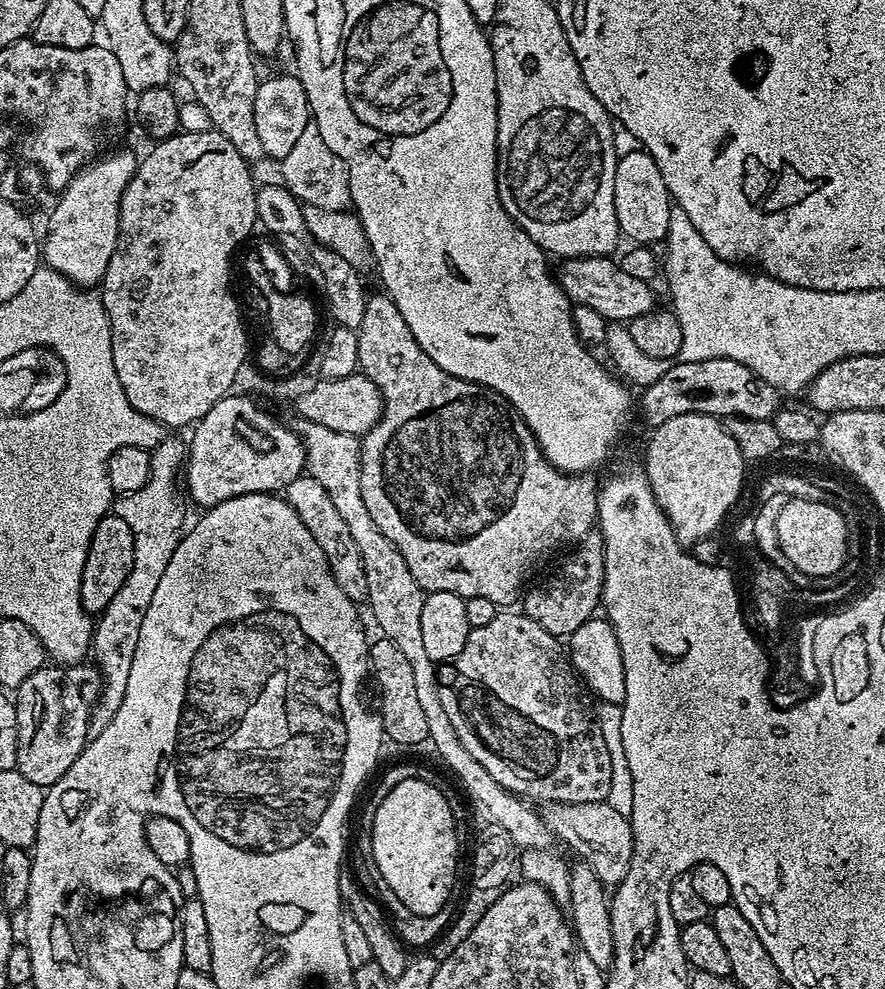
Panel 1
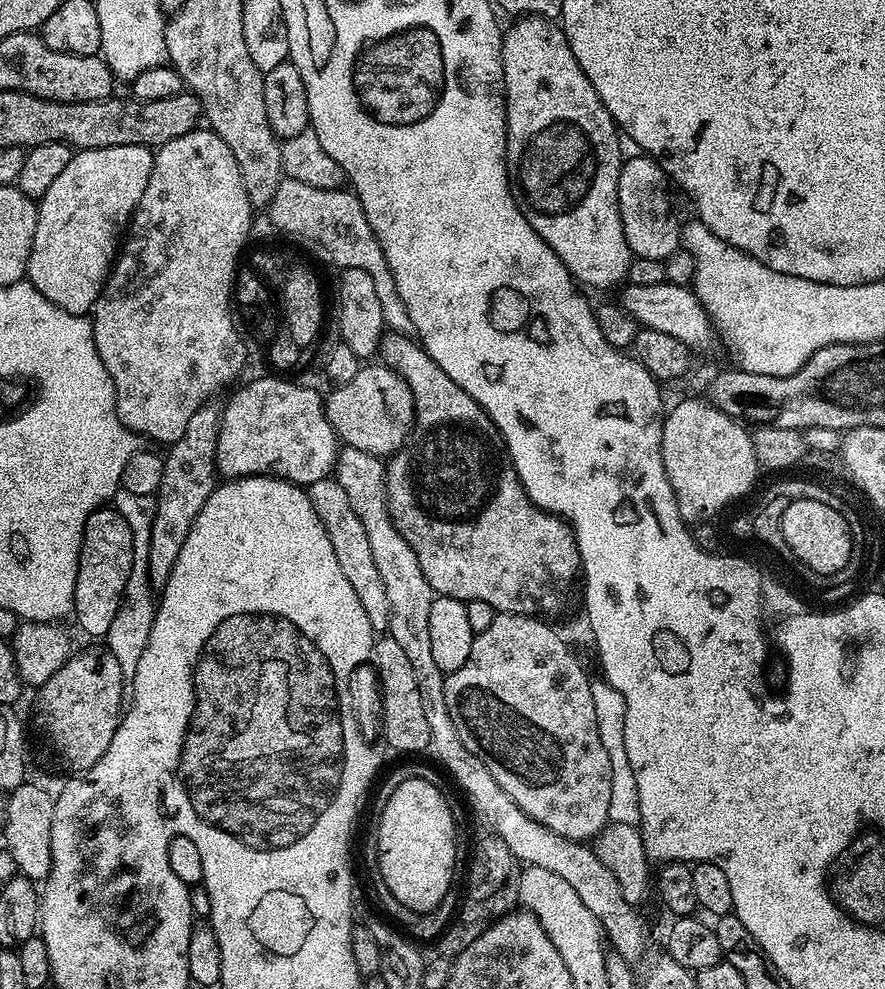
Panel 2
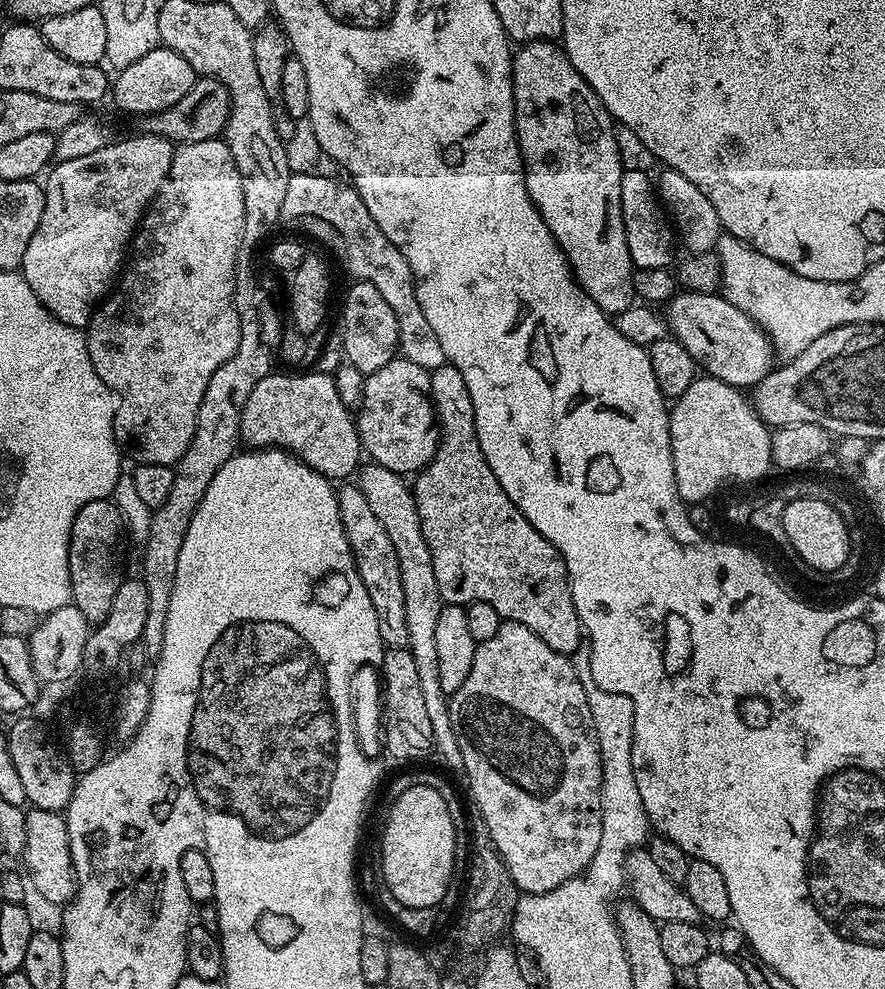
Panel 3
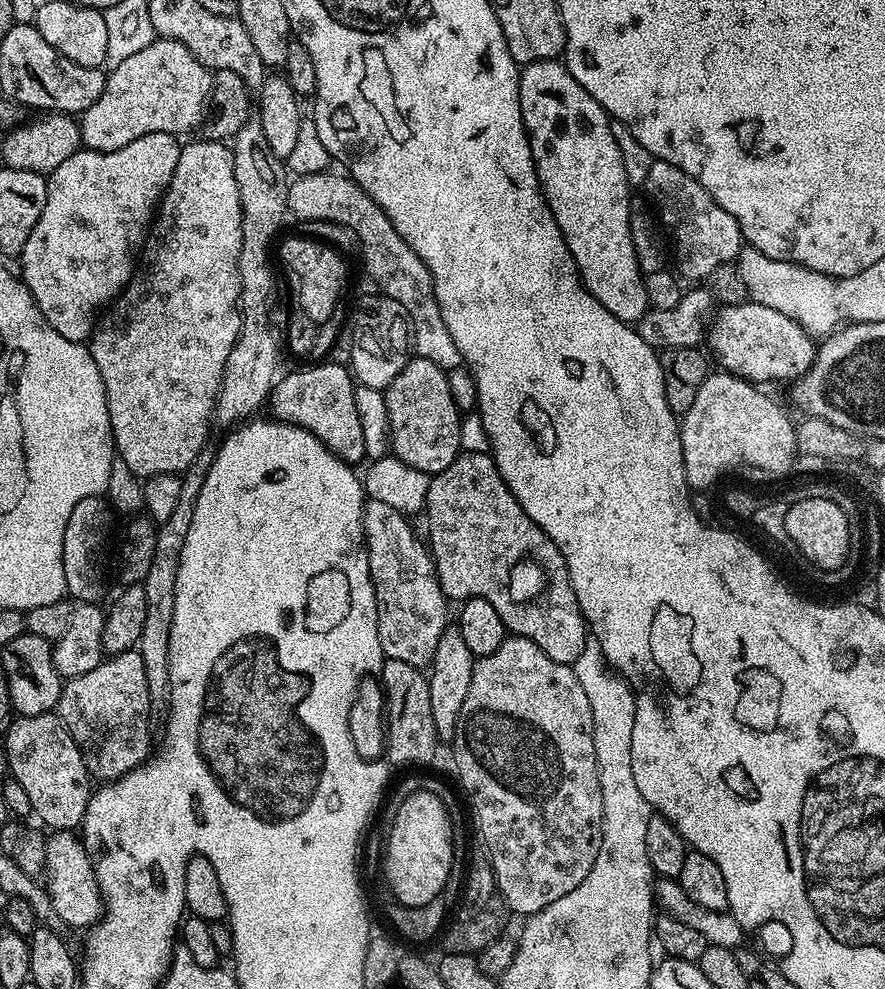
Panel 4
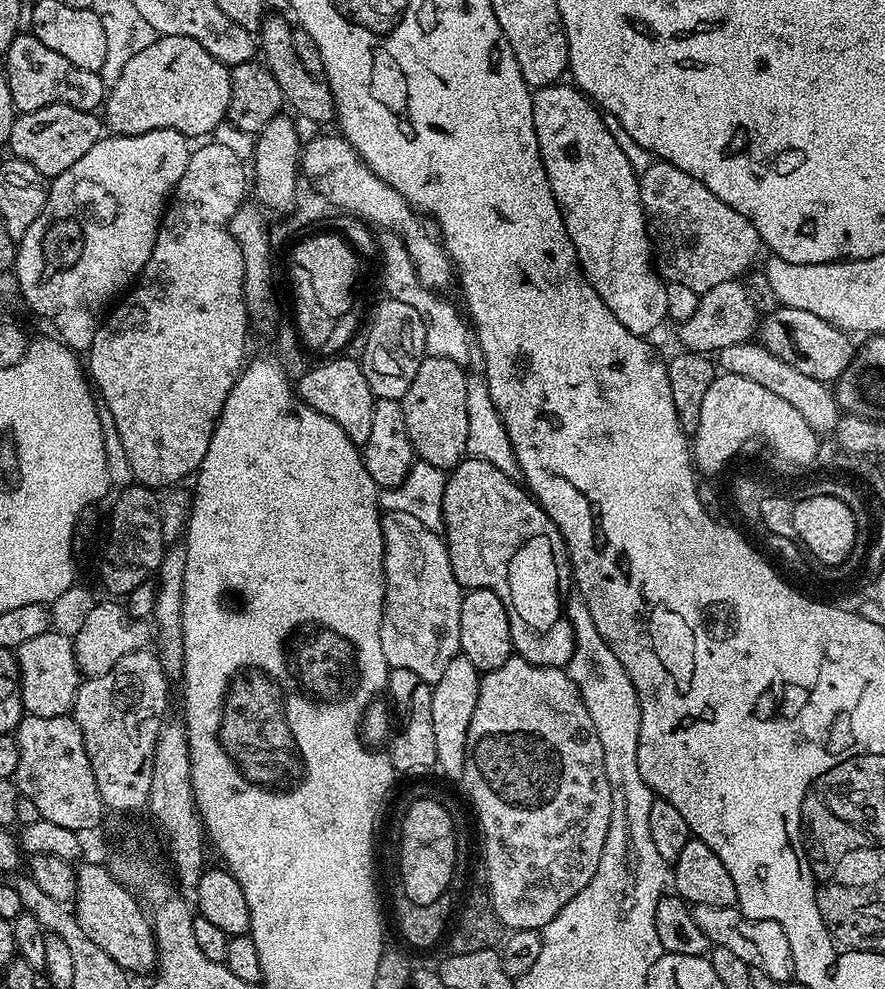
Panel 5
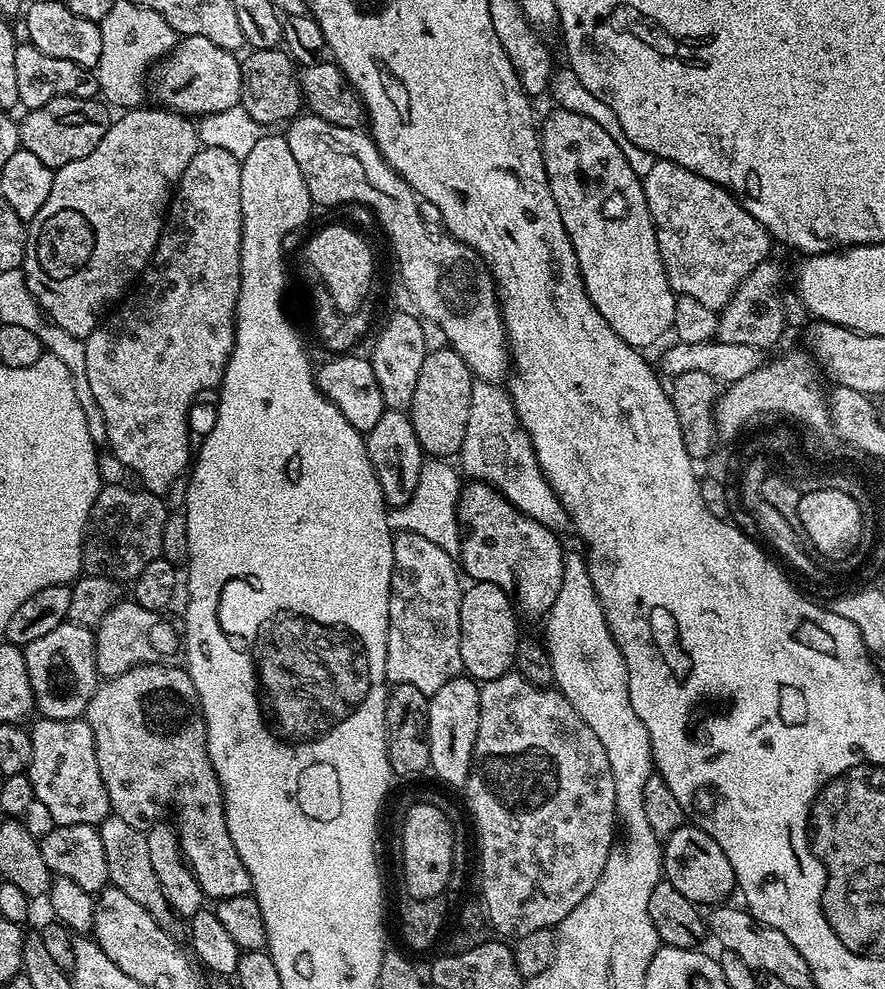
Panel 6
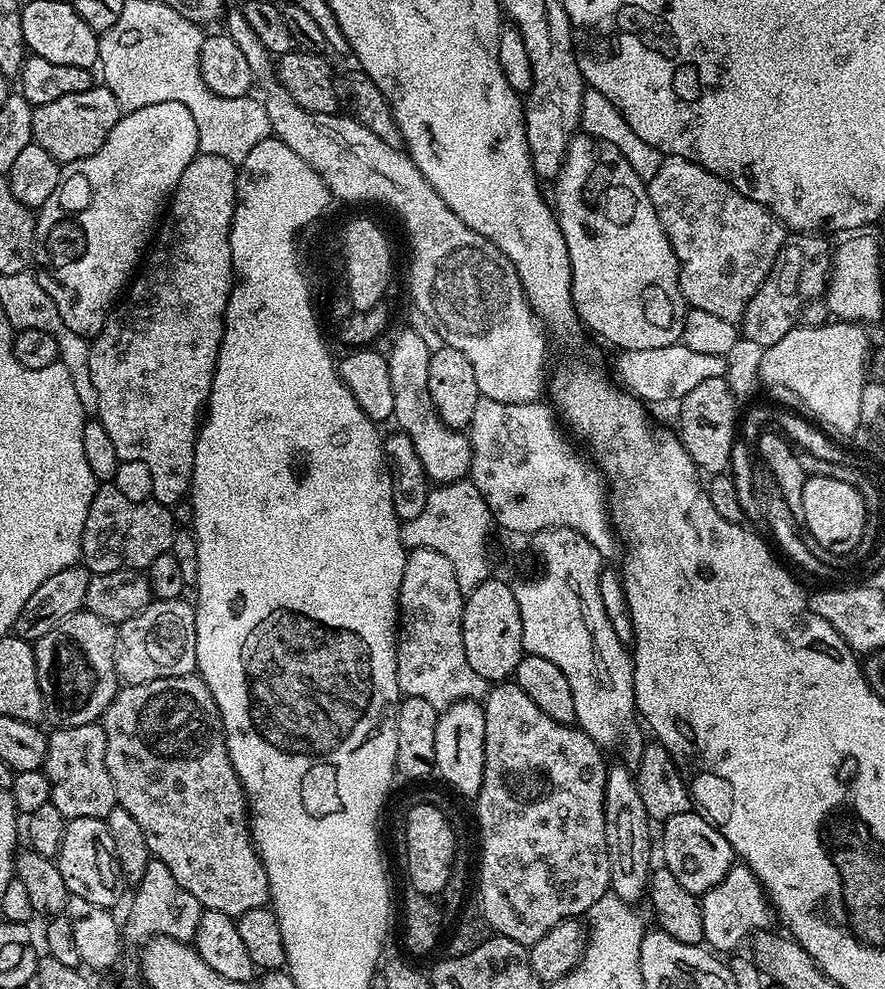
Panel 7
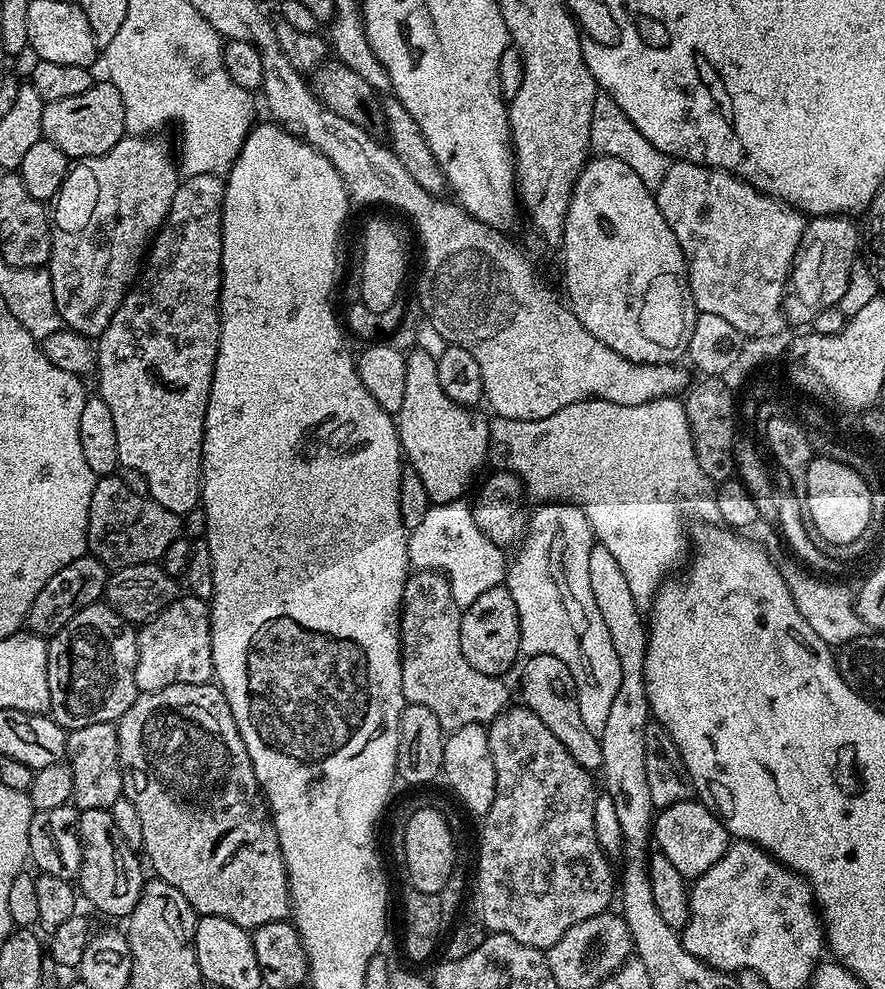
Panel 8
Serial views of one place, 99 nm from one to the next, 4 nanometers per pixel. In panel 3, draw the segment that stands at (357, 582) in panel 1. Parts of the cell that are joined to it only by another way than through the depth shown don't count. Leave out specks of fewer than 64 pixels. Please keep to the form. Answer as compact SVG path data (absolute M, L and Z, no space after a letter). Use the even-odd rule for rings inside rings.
M345 483L337 491L336 497L342 526L346 530L346 538L356 558L356 569L370 594L370 602L374 602L374 610L380 619L378 634L388 648L407 648L406 602L402 590L402 574L396 551L390 542L390 534L384 529L382 522L378 522L378 514L370 510L370 502L366 502L366 494L362 494L362 490L355 483Z

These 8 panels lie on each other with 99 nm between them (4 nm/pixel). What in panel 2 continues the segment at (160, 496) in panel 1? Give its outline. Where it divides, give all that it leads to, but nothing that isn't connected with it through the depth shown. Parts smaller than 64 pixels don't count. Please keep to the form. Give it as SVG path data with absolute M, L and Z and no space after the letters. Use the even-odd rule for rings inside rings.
M121 490L114 497L114 507L117 512L122 514L122 518L126 518L126 526L130 526L130 534L134 538L136 559L140 562L137 562L130 570L124 599L120 601L118 614L114 614L114 622L110 622L106 647L110 650L110 654L114 654L114 658L118 658L118 666L122 666L125 681L131 682L138 670L138 662L142 659L142 650L146 650L146 642L150 642L150 626L154 626L158 603L148 577L148 565L144 563L148 558L148 547L156 514L156 501L151 496L130 494ZM152 595L154 596L152 597Z

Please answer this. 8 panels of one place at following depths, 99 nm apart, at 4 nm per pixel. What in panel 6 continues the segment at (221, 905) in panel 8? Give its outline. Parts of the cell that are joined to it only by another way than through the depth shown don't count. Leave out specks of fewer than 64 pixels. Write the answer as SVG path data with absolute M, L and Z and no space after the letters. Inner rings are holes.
M140 664L105 679L97 687L88 703L86 719L90 730L94 730L98 770L110 798L112 812L122 818L122 822L130 822L130 826L147 829L163 817L160 815L171 804L176 807L175 823L178 825L180 837L180 854L190 866L194 878L198 878L209 901L222 900L226 896L247 896L252 891L252 879L242 858L238 858L238 850L234 850L234 842L230 838L228 819L224 813L222 786L208 757L206 726L203 722L198 723L198 690L194 690L194 682L183 667L172 667L168 664ZM180 720L184 720L186 731L192 732L196 728L196 756L160 756L158 749L151 748L152 740L158 739L163 732L174 731Z

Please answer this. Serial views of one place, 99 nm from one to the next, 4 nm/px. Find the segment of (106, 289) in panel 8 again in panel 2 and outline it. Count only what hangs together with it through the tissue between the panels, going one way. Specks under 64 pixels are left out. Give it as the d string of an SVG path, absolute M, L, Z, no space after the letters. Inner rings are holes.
M145 144L85 148L73 154L66 170L62 170L62 174L50 182L36 209L36 229L26 278L47 300L54 302L54 306L75 316L91 313L95 308L104 281L112 271L132 213L142 198L142 190L146 190L146 182L150 182L153 155L153 149Z

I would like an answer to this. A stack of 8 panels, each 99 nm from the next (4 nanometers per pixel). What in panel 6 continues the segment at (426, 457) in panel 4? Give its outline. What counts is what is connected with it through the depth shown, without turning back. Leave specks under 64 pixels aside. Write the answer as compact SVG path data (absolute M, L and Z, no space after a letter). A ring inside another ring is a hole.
M450 346L431 349L424 357L410 415L414 434L418 434L418 442L429 457L452 458L462 448L470 415L473 381L470 366L466 366L464 359Z

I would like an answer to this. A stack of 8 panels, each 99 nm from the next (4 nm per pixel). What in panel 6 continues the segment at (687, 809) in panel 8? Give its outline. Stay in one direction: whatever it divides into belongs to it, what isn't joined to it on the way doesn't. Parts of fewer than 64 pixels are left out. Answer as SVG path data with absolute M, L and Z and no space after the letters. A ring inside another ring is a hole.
M686 822L674 834L666 837L662 844L664 854L663 879L674 886L674 890L690 898L697 906L720 906L731 892L737 891L736 875L730 866L730 858L722 854L722 846L706 834L706 830L696 827L695 823Z

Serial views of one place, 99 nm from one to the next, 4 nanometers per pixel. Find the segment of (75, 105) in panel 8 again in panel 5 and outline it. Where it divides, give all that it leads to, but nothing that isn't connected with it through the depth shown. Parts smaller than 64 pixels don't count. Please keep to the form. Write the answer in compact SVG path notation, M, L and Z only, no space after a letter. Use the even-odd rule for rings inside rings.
M51 104L42 106L42 110L19 113L14 126L6 133L6 140L12 151L9 153L15 159L30 162L30 166L34 166L34 170L38 170L38 174L45 178L55 178L70 170L70 166L74 166L74 162L78 162L78 158L82 158L90 146L98 143L105 132L105 125L96 112L78 110L65 104Z

